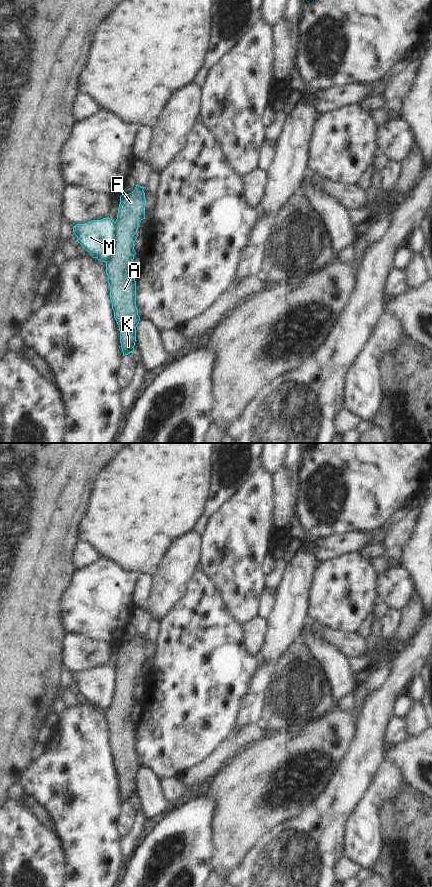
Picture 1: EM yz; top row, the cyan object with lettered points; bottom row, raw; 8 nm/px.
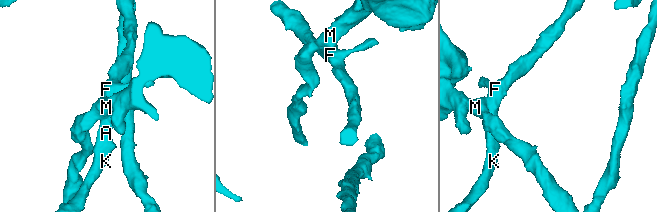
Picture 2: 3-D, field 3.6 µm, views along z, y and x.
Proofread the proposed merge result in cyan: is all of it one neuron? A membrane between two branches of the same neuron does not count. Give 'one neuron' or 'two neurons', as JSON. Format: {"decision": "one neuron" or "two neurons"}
{"decision": "two neurons"}

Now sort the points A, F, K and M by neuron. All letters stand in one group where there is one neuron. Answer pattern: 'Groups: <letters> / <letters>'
Groups: A F K / M.

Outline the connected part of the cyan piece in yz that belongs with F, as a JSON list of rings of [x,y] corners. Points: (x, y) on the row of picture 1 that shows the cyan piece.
[[[136,185],[135,190],[129,194],[122,194],[120,196],[120,204],[116,219],[116,244],[114,252],[106,262],[106,273],[108,276],[108,283],[110,286],[110,300],[112,302],[112,309],[114,311],[114,318],[117,322],[120,331],[120,343],[123,356],[134,351],[136,342],[136,327],[140,321],[138,309],[136,307],[136,281],[132,274],[131,266],[133,264],[134,242],[138,237],[137,229],[139,223],[145,219],[145,193],[141,187]]]

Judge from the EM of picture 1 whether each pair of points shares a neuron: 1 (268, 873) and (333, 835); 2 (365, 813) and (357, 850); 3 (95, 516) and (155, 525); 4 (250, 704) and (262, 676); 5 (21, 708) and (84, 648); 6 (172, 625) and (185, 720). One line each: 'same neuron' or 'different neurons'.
1: same neuron
2: same neuron
3: same neuron
4: same neuron
5: different neurons
6: same neuron

